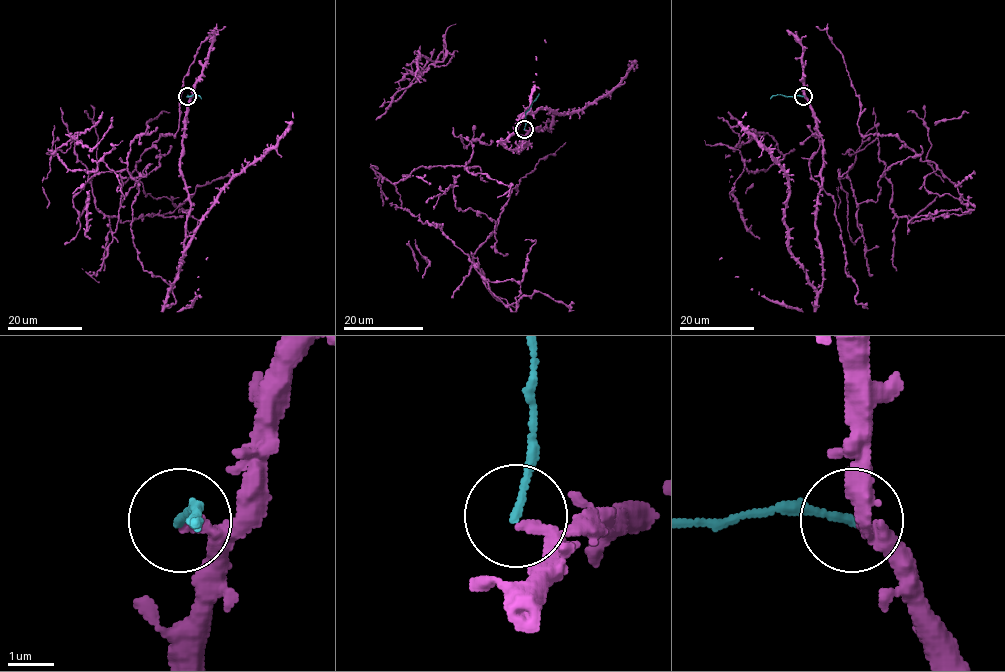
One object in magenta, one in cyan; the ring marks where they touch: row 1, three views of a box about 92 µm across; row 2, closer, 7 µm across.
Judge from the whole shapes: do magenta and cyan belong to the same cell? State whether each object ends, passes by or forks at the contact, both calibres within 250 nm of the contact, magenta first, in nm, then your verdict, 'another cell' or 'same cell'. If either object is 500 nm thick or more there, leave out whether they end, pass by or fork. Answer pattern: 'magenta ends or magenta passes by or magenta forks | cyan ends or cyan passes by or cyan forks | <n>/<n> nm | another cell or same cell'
magenta ends | cyan ends | 260/150 nm | another cell

